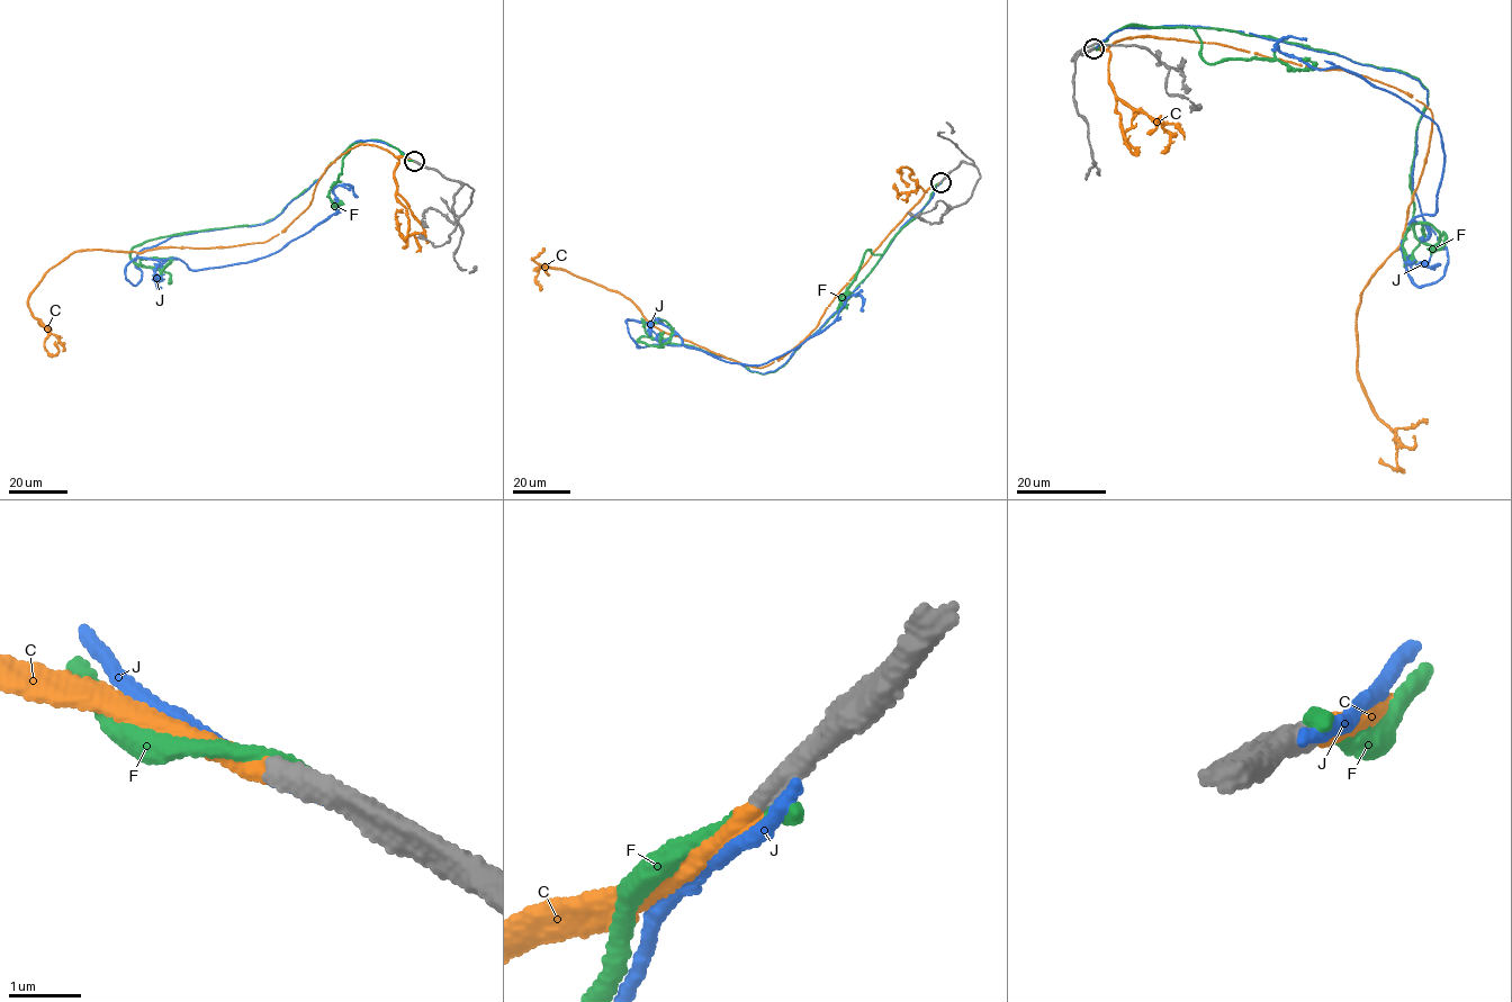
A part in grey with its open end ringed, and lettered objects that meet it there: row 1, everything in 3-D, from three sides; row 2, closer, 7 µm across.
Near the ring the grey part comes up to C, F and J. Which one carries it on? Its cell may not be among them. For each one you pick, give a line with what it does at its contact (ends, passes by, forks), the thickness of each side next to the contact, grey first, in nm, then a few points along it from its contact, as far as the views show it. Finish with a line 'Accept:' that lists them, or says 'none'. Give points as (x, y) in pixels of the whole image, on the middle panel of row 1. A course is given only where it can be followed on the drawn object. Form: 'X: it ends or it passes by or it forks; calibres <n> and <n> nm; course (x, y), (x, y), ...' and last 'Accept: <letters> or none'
C: it ends; calibres 340 and 280 nm; course (939, 181), (813, 330), (758, 368), (663, 332), (618, 292), (533, 269), (545, 251)
Accept: C

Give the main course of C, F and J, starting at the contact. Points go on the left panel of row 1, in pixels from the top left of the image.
C: (414, 161), (351, 147), (324, 170), (307, 207), (260, 243), (74, 252), (28, 301), (50, 353), (55, 341)
F: (414, 161), (383, 142), (357, 142), (275, 217), (145, 242), (133, 249), (137, 264), (169, 262), (137, 265)
J: (416, 162), (356, 142), (273, 219), (173, 236), (126, 278), (264, 258), (336, 213), (335, 187), (358, 197)

